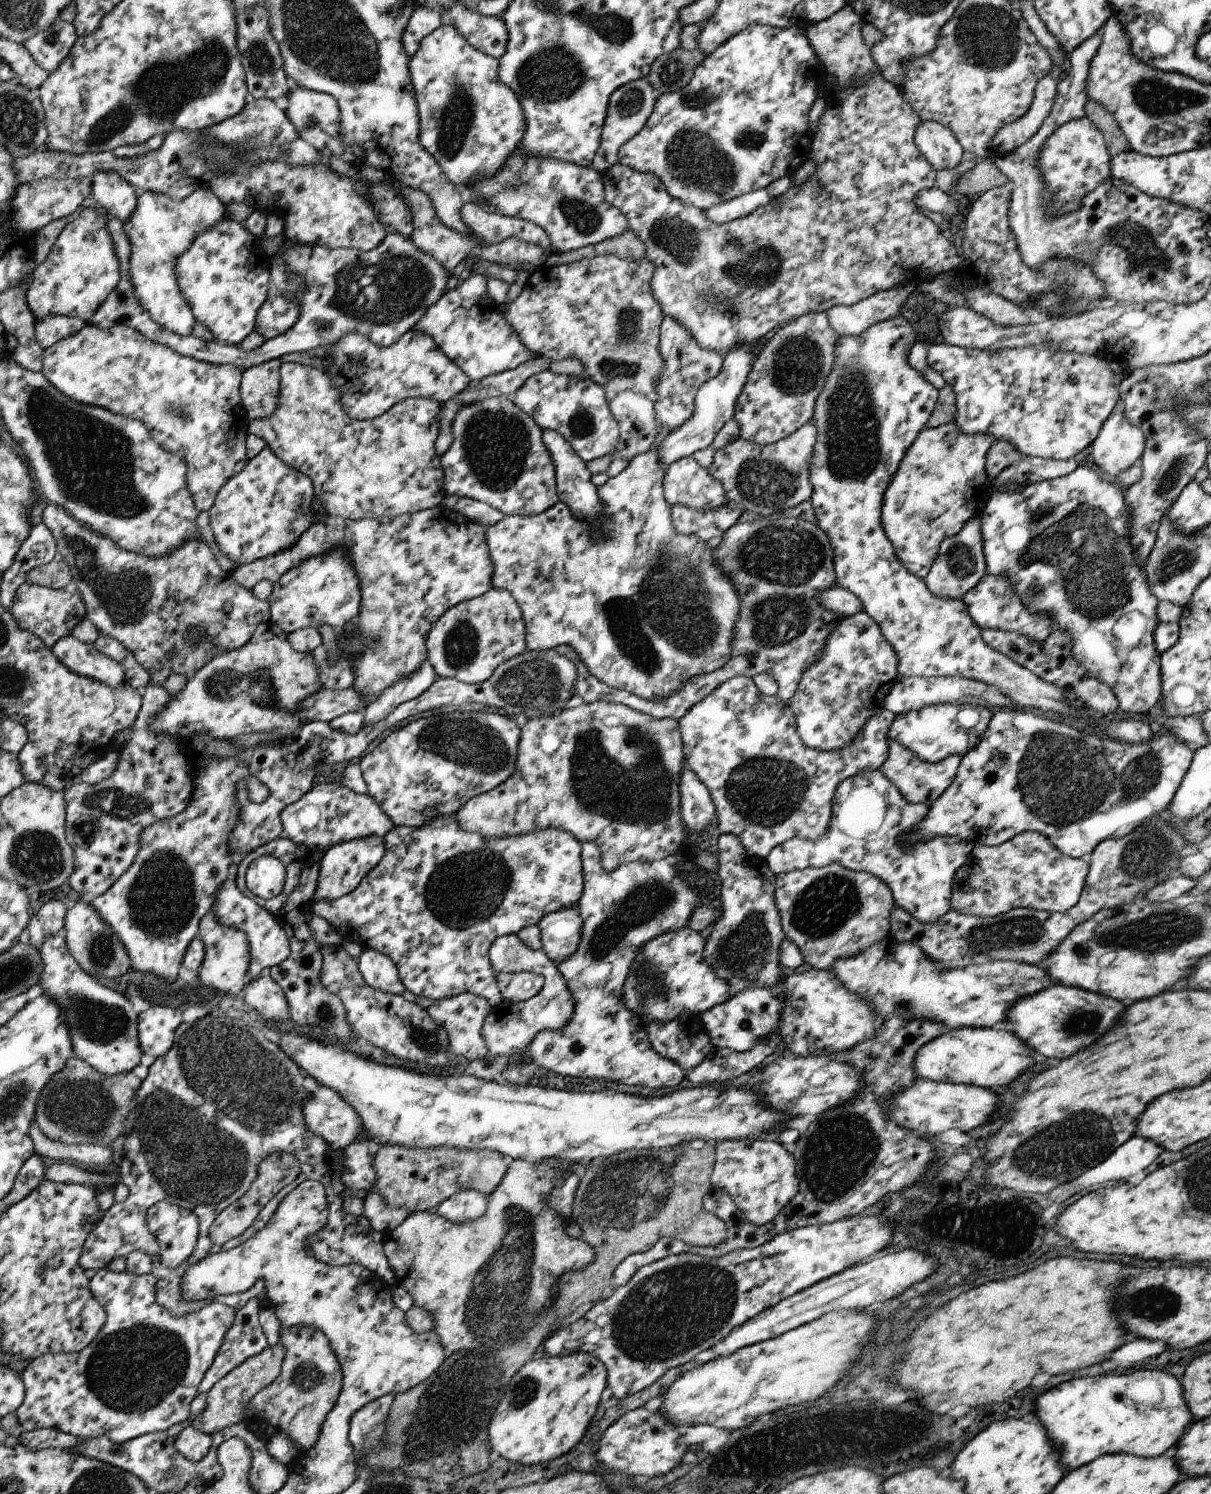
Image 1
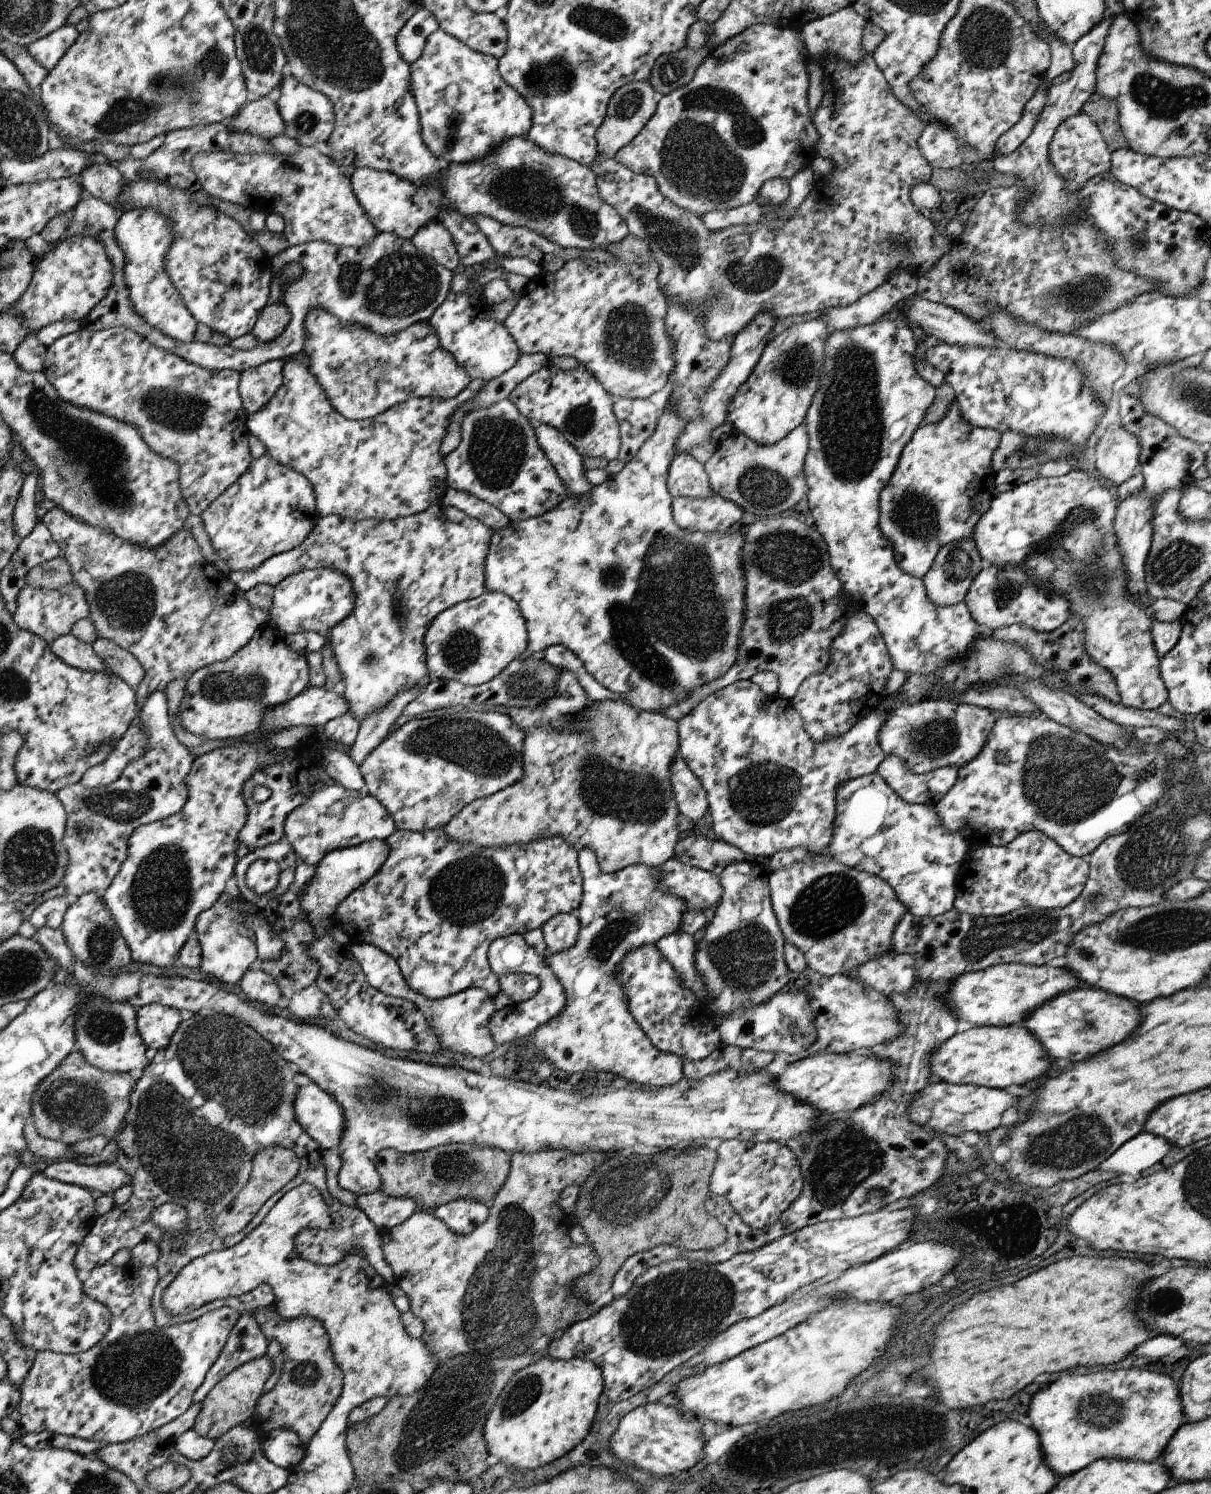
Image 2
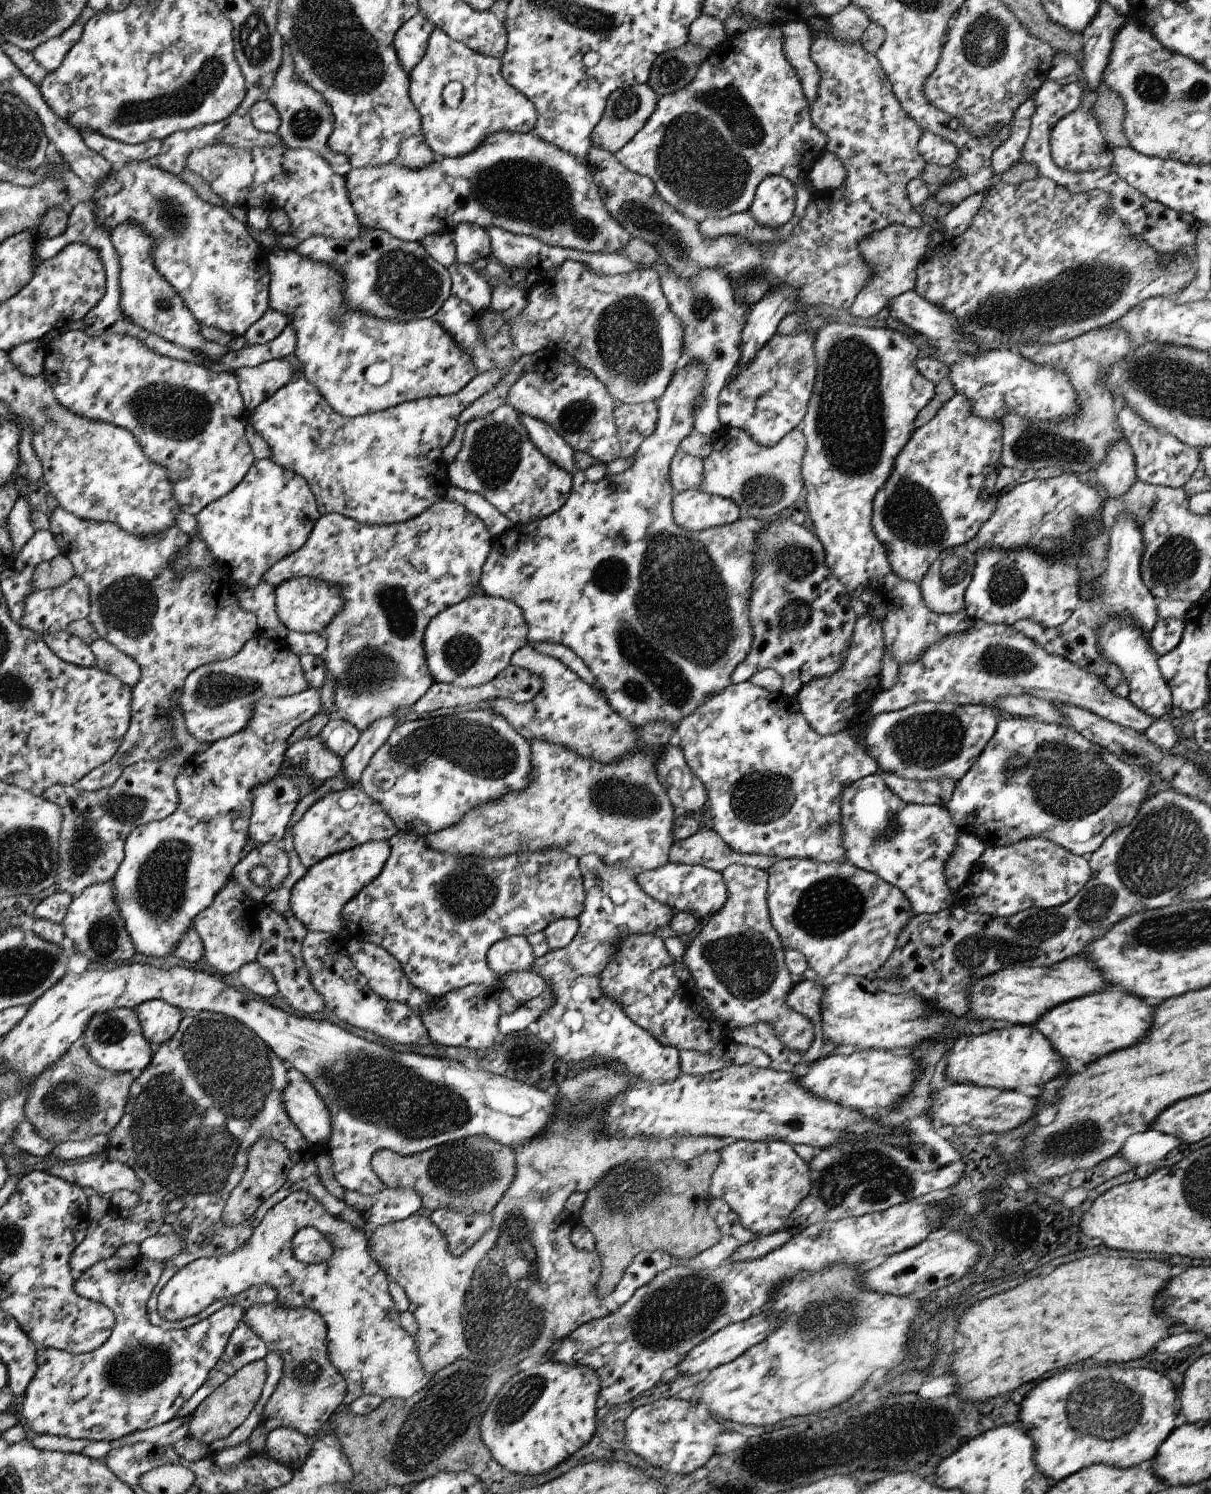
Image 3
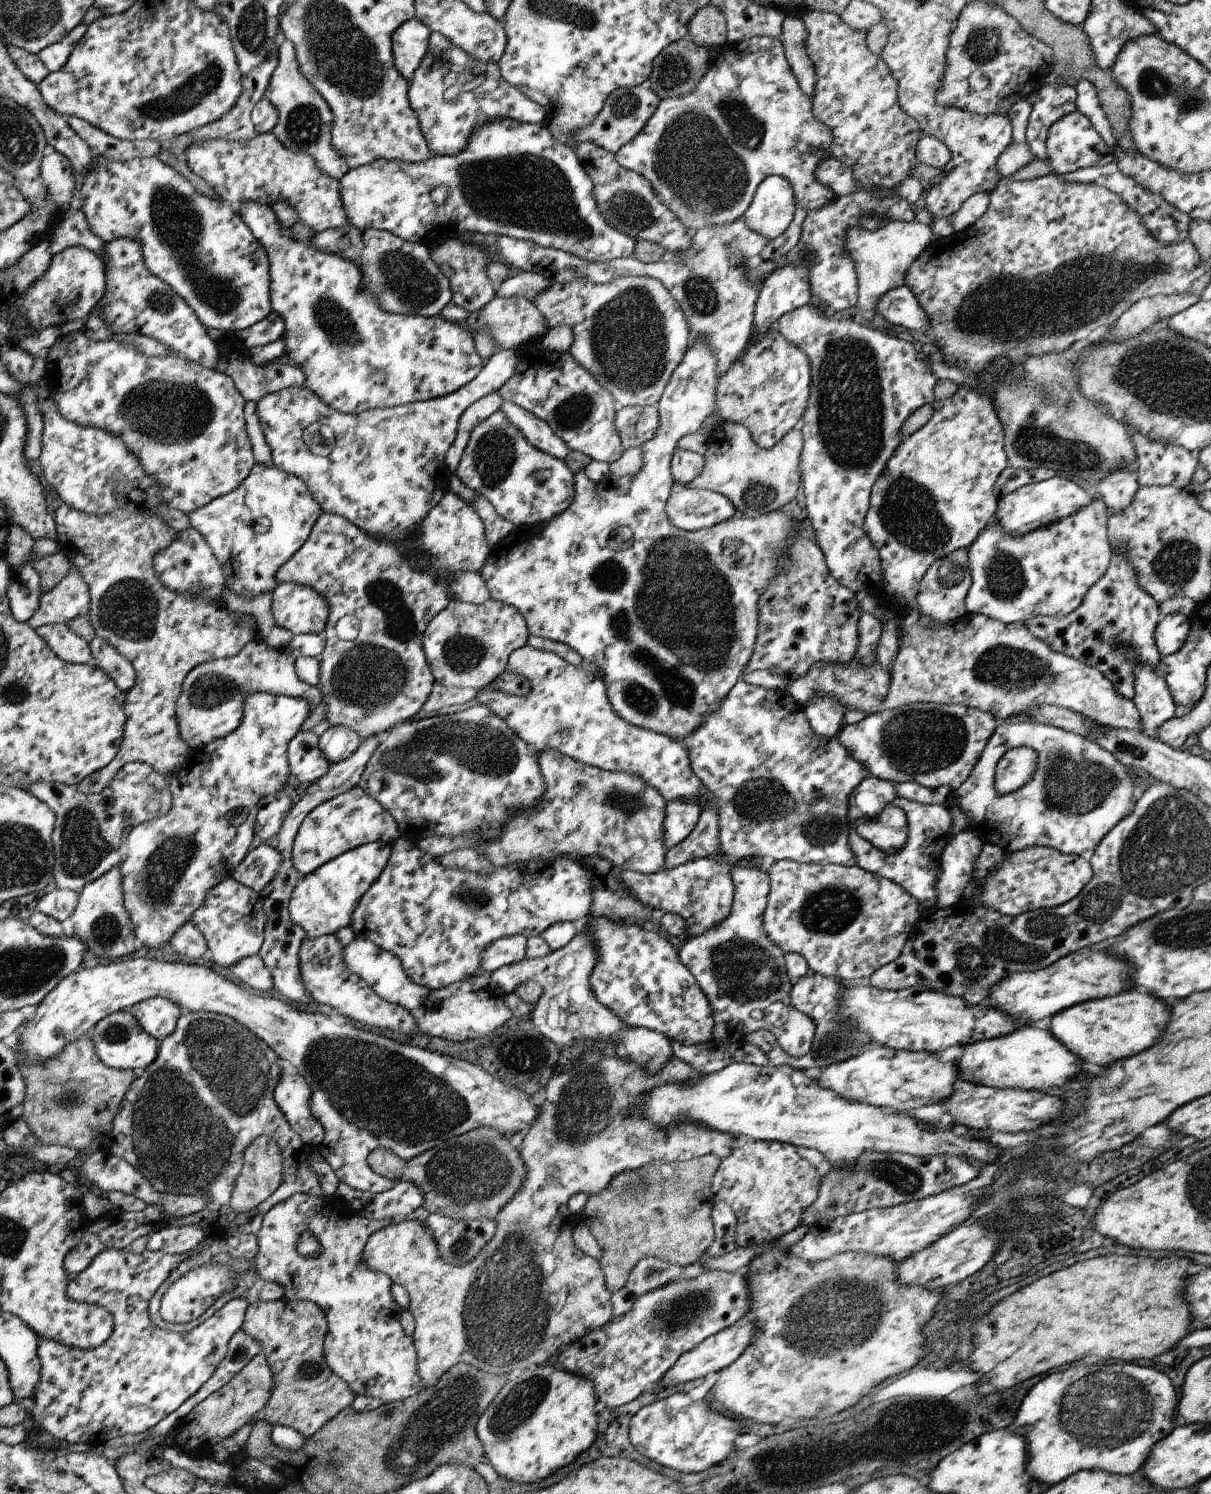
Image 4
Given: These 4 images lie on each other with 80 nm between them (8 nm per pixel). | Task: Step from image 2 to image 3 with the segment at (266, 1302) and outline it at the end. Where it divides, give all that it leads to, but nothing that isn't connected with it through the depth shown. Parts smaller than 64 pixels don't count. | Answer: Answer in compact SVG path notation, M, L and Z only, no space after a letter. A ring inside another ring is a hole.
M251 1285L241 1292L233 1294L233 1296L213 1300L213 1302L211 1302L207 1308L204 1308L201 1313L205 1314L205 1318L207 1318L222 1306L233 1303L245 1310L256 1304L273 1302L276 1300L276 1296L276 1290L269 1285Z

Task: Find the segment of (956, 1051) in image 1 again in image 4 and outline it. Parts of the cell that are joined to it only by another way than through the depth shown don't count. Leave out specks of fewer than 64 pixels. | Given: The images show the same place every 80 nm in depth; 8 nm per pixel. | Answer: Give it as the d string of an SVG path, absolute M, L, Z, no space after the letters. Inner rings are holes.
M1023 1025L997 1038L962 1047L963 1056L956 1060L958 1078L964 1086L983 1085L1000 1089L1047 1090L1063 1086L1079 1072L1078 1059L1045 1029Z

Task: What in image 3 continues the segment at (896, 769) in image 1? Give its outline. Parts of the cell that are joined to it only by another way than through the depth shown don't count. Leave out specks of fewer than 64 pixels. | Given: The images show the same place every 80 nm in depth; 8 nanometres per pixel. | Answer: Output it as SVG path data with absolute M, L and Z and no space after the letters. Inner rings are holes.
M879 771L879 774L887 788L906 803L944 806L954 787L954 782L949 779L916 781L915 779L902 779L891 773Z

